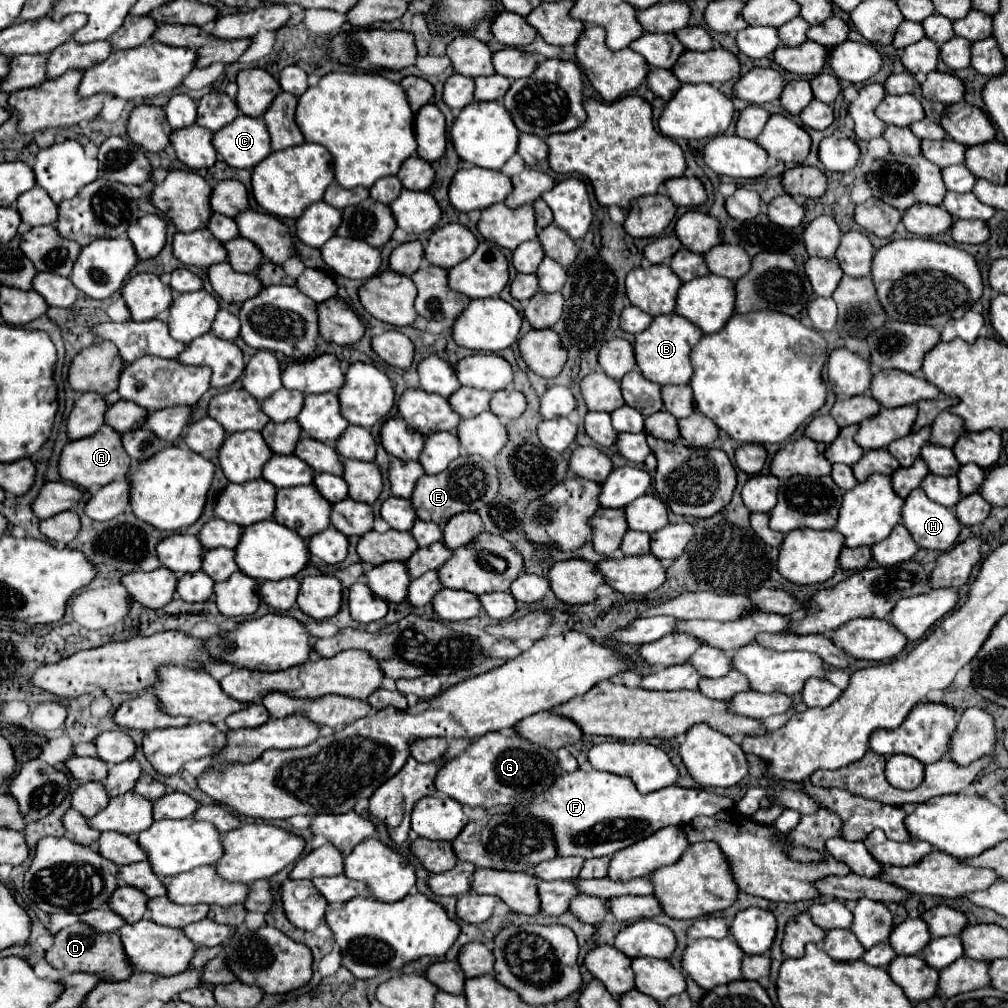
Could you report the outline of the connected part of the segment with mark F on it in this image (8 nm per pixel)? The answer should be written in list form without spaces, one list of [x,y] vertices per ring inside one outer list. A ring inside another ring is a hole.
[[[578,769],[574,773],[564,773],[562,777],[558,777],[548,791],[540,793],[532,801],[528,813],[552,825],[558,855],[578,855],[590,859],[618,853],[620,849],[626,849],[628,845],[650,837],[662,827],[686,825],[694,817],[714,817],[716,813],[732,807],[734,801],[730,797],[722,797],[704,789],[670,785],[656,793],[642,795],[628,777],[594,769]]]

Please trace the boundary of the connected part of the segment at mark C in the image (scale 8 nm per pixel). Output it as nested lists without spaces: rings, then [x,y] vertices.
[[[238,115],[232,123],[216,131],[212,145],[218,155],[236,169],[252,169],[272,153],[264,121],[248,115]]]

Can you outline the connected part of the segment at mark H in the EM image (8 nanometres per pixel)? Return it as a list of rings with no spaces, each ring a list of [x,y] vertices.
[[[914,489],[906,497],[902,523],[922,549],[948,551],[960,535],[960,523],[954,511],[930,501],[922,489]]]

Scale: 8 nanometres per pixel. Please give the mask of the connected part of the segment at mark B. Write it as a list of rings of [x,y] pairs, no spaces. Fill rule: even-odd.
[[[670,313],[670,315],[658,315],[650,327],[642,333],[636,335],[634,341],[634,357],[636,357],[636,365],[640,367],[640,373],[661,386],[684,385],[688,384],[692,377],[692,365],[690,365],[690,349],[700,341],[702,331],[692,325],[688,319]]]

